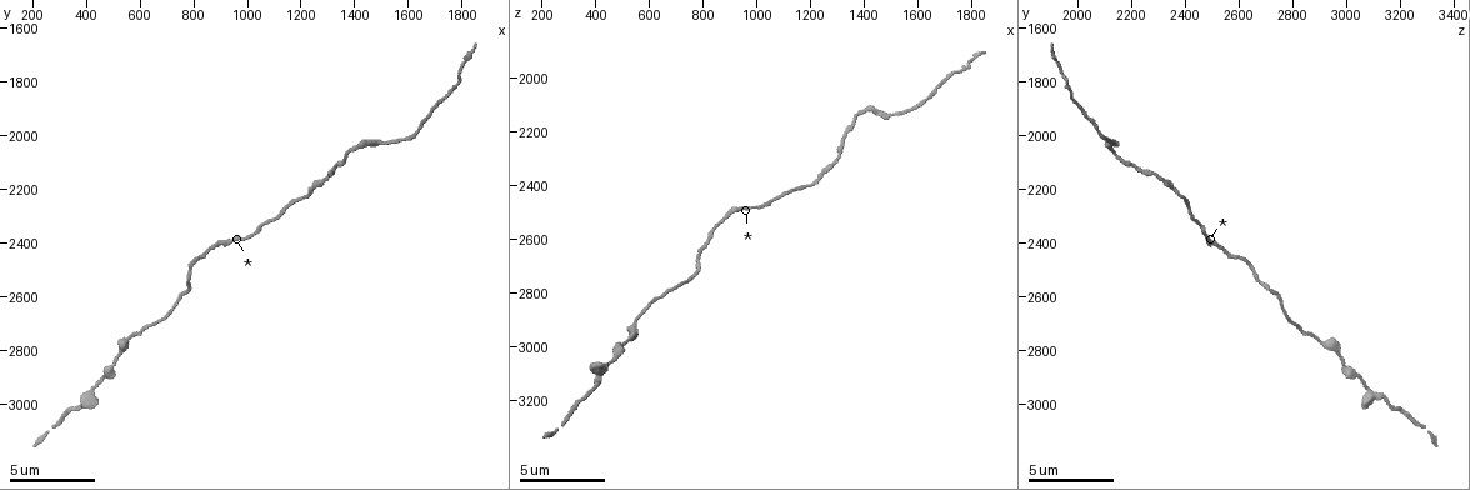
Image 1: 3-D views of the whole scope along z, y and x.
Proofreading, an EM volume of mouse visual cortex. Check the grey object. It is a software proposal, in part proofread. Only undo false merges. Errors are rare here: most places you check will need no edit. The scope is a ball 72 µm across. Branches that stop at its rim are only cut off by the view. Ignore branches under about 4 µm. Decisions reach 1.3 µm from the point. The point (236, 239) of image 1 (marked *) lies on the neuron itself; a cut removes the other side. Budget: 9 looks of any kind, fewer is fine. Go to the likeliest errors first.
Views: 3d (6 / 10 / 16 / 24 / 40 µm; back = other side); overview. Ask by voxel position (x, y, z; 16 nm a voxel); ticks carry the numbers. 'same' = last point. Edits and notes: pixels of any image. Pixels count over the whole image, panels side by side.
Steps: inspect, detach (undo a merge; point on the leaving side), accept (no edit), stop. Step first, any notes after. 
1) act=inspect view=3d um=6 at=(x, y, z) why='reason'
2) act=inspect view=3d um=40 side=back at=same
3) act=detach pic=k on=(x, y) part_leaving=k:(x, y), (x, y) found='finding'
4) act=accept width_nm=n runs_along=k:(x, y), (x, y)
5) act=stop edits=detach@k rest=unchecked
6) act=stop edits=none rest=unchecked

act=inspect view=3d um=10 at=(1380, 2070, 2130) why='calibre changes'

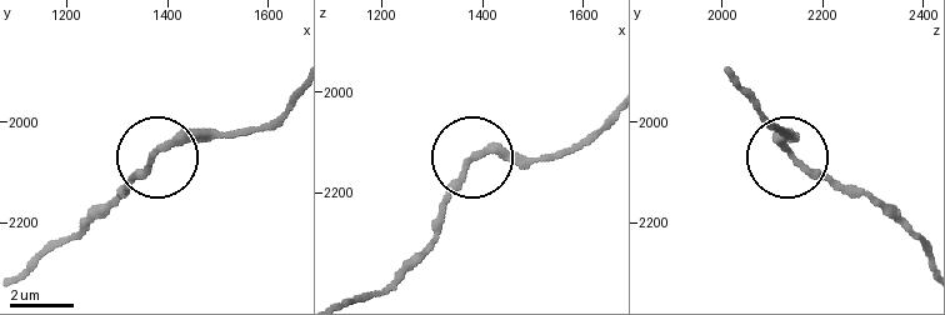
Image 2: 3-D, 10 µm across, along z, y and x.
act=accept runs_along=2:(34, 268), (155, 155), (233, 134) found='all the same neuron'

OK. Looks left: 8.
act=inspect view=3d um=10 at=(580, 2740, 2870) why='calibre changes'

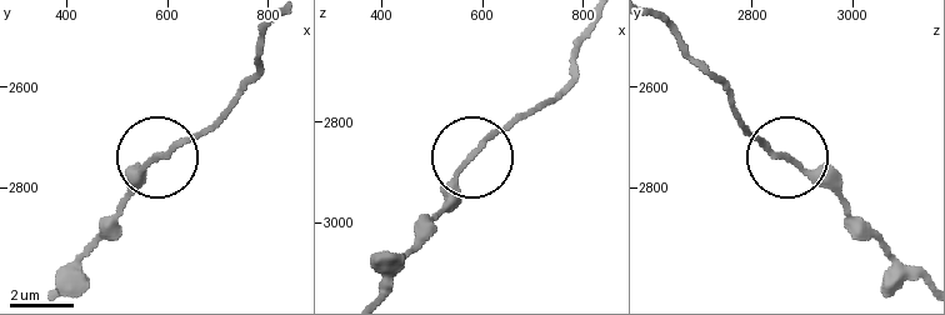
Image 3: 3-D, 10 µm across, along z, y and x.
act=accept runs_along=3:(669, 26), (741, 124), (844, 201) found='continuous, no second neuron'

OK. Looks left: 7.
act=inspect view=3d um=10 at=(460, 2910, 3060) why='thin neck'

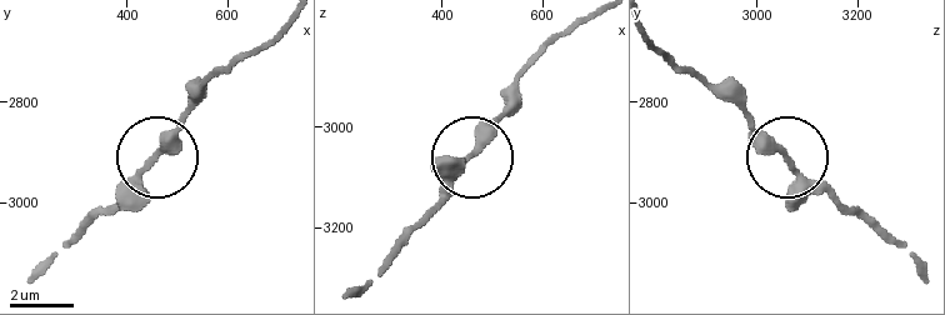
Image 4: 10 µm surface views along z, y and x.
act=accept runs_along=4:(280, 30), (191, 103), (168, 151), (105, 213) found='one neuron here'

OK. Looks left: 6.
act=inspect view=3d um=10 at=(1200, 2220, 2390) why='sudden change in width'

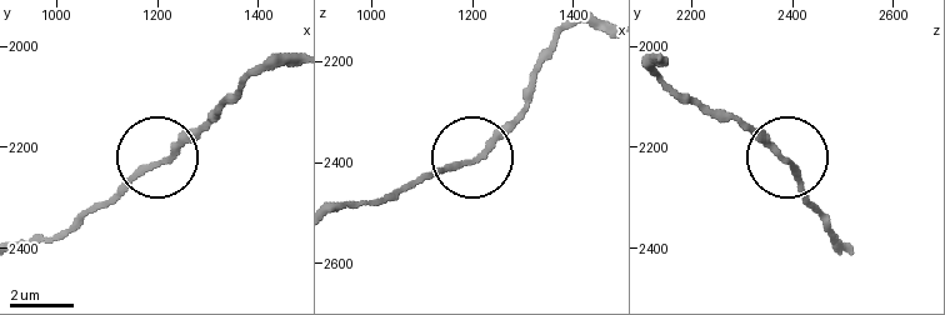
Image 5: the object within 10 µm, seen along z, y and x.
act=accept runs_along=5:(354, 209), (464, 165), (526, 106) found='one neuron here'

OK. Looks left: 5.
act=stop edits=none rest=unchecked

